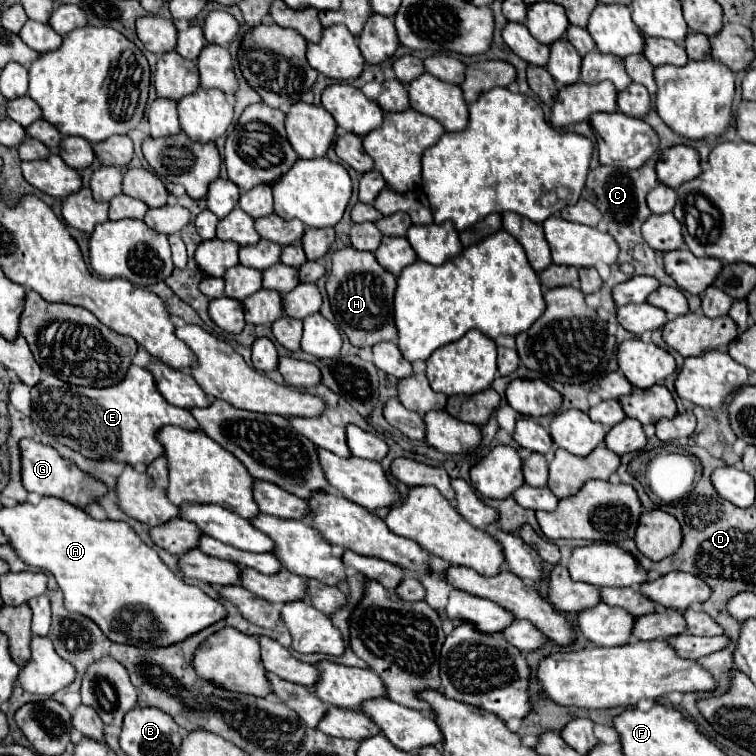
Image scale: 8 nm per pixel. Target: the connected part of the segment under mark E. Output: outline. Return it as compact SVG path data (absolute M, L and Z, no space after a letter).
M129 365L127 375L113 387L77 387L53 375L47 375L31 389L31 419L45 435L81 453L89 459L111 459L127 465L149 465L163 455L163 447L155 439L155 431L163 425L177 425L183 429L199 429L197 421L187 409L173 407L157 391L153 375Z

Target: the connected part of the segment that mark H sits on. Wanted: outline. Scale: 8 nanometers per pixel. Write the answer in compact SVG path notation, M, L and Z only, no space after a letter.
M345 247L335 251L331 257L333 269L327 279L327 293L337 327L345 331L355 347L373 347L381 341L397 341L397 327L393 319L395 277L377 263L373 253L361 253L353 247Z

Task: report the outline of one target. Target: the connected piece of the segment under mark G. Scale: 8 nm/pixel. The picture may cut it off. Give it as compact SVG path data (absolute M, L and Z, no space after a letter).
M21 439L19 443L21 451L21 481L27 491L35 491L39 495L53 495L59 499L65 499L77 507L85 507L91 501L97 501L105 495L105 485L93 479L91 475L77 469L73 463L65 461L53 447L37 443L33 439Z

